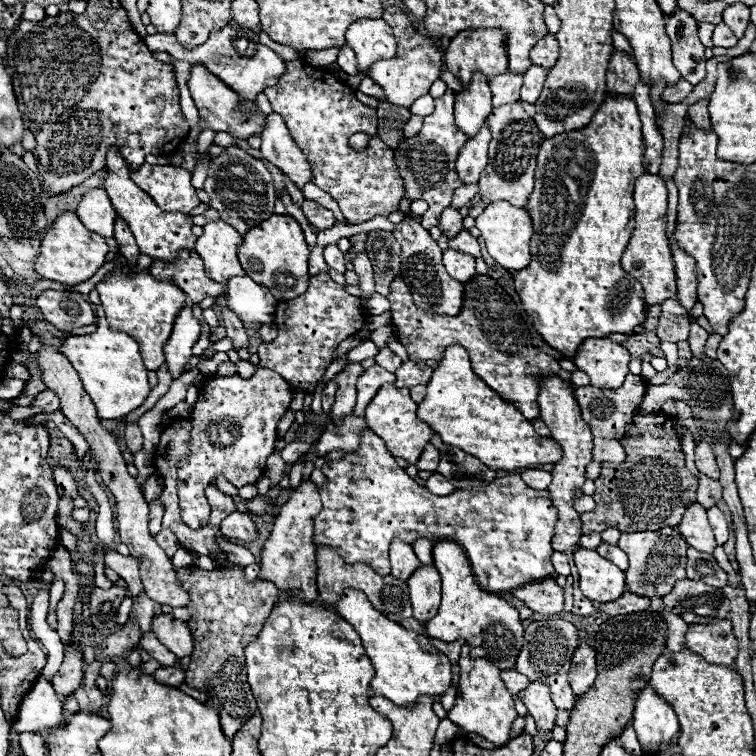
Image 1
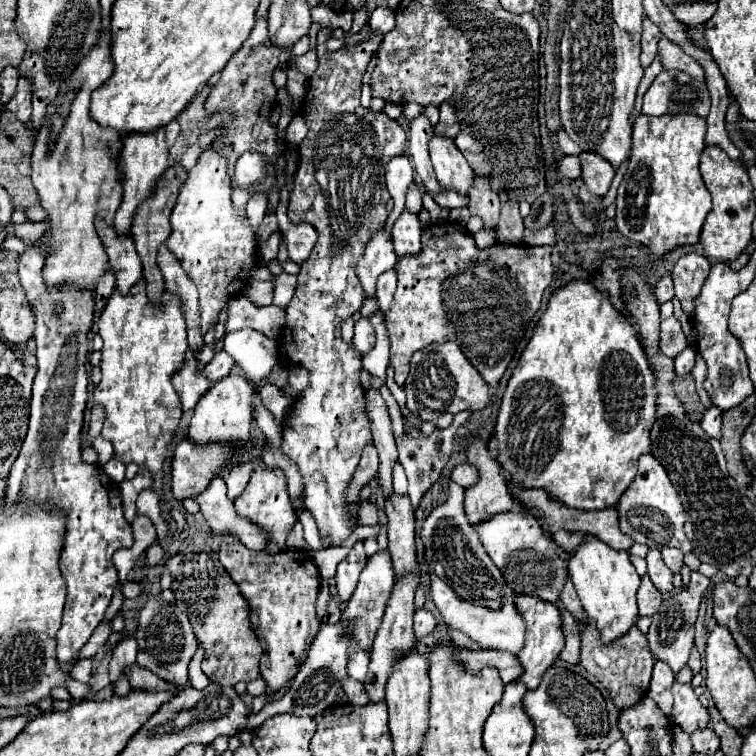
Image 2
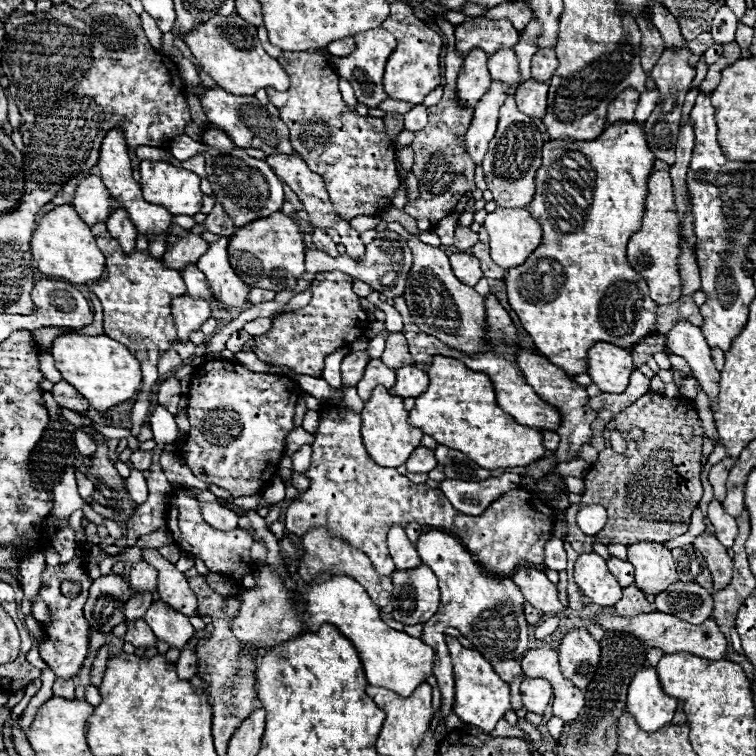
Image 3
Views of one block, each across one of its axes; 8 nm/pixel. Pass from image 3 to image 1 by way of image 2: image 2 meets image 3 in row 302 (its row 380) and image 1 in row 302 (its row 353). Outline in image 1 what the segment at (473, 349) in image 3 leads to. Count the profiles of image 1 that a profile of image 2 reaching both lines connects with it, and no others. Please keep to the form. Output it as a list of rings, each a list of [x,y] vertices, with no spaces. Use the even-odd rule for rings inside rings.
[[[404,216],[404,220],[396,224],[392,234],[402,244],[402,278],[404,282],[408,282],[414,302],[418,306],[424,306],[424,310],[432,310],[436,314],[458,314],[462,308],[462,286],[444,270],[442,250],[438,248],[436,240],[430,238],[428,230],[410,216]]]

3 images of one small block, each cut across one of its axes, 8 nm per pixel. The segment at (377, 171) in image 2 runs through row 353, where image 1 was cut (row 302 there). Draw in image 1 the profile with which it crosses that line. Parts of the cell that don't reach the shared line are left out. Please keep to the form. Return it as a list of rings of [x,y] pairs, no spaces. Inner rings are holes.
[[[328,274],[310,276],[308,292],[280,302],[274,312],[274,322],[278,326],[278,336],[272,342],[258,346],[260,364],[268,370],[278,372],[292,388],[314,392],[322,380],[324,370],[332,362],[334,348],[356,334],[364,324],[366,316],[356,296],[350,296],[340,284],[336,284]]]

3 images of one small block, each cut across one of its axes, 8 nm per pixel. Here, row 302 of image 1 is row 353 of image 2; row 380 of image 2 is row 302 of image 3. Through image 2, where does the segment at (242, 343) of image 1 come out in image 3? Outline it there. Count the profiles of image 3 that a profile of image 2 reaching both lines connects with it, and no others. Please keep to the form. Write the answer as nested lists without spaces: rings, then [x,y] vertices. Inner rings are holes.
[[[188,266],[188,270],[182,270],[182,278],[184,278],[186,286],[188,286],[188,296],[202,298],[202,300],[208,300],[212,304],[218,304],[216,298],[210,294],[210,288],[206,284],[204,274],[196,266]]]

